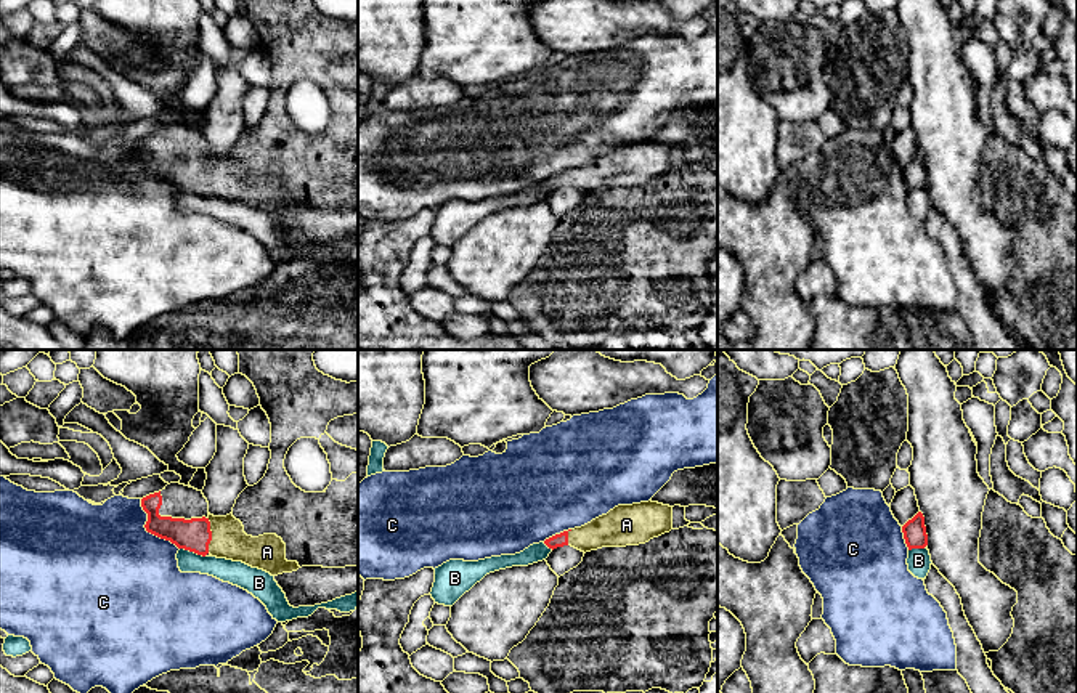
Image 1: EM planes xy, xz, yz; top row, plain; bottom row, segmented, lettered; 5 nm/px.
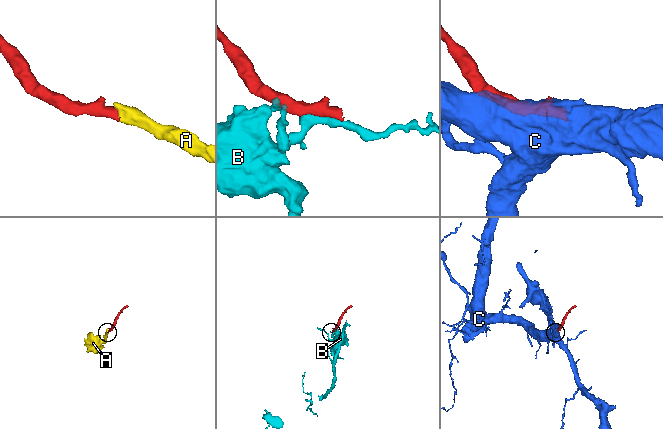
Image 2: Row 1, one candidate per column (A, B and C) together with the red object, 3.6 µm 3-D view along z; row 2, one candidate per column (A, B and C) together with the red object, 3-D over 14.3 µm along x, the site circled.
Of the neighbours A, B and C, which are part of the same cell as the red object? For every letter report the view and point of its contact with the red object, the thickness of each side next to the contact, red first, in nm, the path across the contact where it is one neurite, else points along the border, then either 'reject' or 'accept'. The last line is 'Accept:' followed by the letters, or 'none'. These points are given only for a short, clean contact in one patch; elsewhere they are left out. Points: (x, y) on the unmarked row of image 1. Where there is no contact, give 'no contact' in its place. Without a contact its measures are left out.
A: meets red in xy at (211, 175); 170 nm thick on the red side, 180 nm on the other; runs through xy (195, 175), (211, 175), (228, 182); accept
B: meets red in xy at (193, 191); 170 nm thick on the red side, 120 nm on the other; reject
C: meets red in xy at (148, 172); 170 nm thick on the red side, 500 nm on the other; reject
Accept: A

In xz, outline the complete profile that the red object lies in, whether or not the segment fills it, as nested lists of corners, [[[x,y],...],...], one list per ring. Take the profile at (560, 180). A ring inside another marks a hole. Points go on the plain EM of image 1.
[[[658,143],[618,146],[591,164],[544,181],[549,189],[571,186],[581,192],[645,184],[673,170],[673,148]]]

